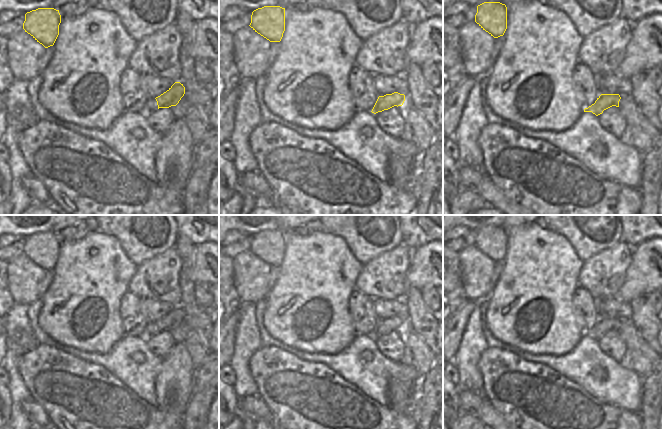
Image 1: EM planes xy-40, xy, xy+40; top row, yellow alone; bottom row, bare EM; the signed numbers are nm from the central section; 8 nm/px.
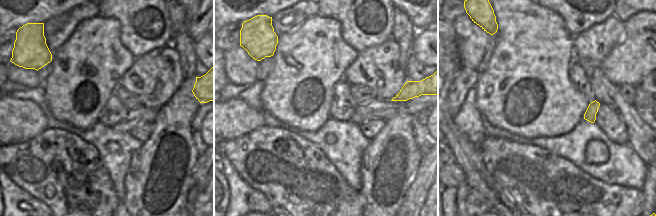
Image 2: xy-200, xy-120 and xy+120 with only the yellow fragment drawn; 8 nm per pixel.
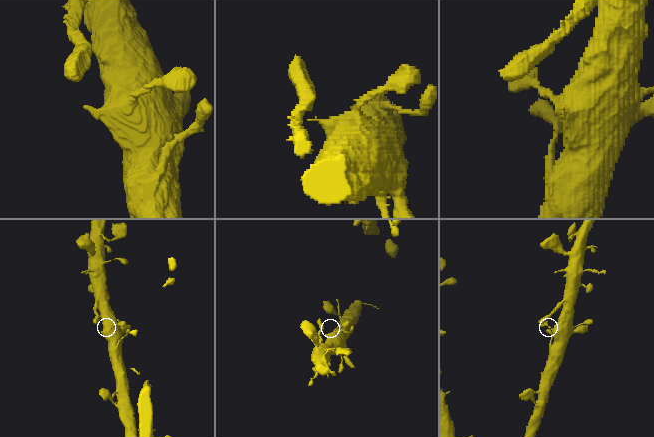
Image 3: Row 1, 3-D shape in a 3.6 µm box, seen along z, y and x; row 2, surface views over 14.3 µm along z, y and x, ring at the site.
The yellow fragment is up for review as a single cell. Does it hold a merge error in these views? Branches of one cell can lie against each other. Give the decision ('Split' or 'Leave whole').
Leave whole

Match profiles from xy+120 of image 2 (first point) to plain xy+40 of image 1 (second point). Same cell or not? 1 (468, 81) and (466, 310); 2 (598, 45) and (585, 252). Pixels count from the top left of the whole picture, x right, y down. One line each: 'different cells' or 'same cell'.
1: same cell
2: different cells

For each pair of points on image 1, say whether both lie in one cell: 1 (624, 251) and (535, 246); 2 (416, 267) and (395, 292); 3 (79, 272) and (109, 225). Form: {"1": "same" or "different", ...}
{"1": "different", "2": "different", "3": "different"}

